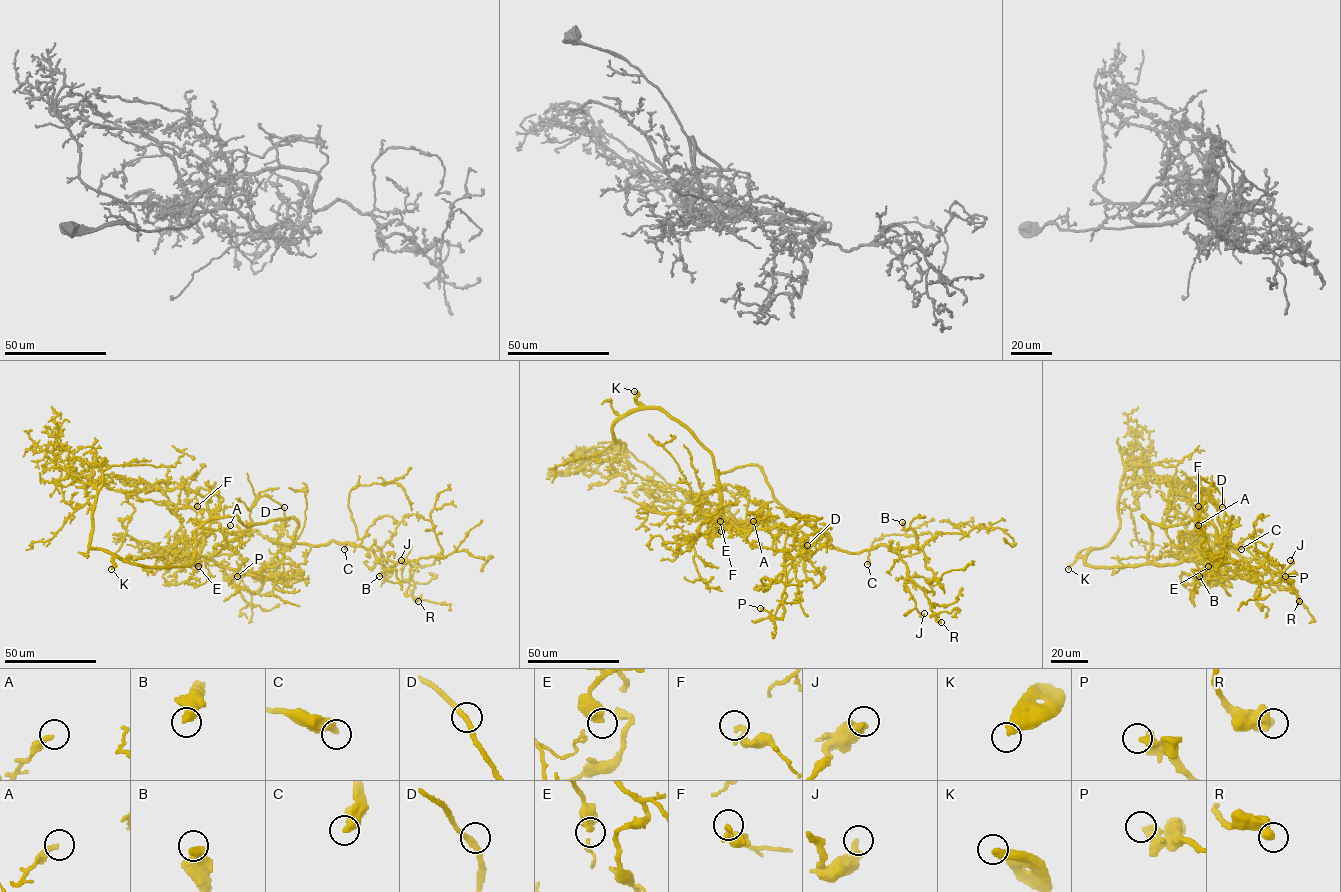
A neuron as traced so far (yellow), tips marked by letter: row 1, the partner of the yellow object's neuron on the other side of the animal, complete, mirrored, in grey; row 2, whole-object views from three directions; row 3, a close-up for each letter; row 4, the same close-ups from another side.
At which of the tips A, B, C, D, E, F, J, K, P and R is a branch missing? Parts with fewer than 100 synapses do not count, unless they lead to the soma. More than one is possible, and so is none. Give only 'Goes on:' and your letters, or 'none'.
Goes on: K

